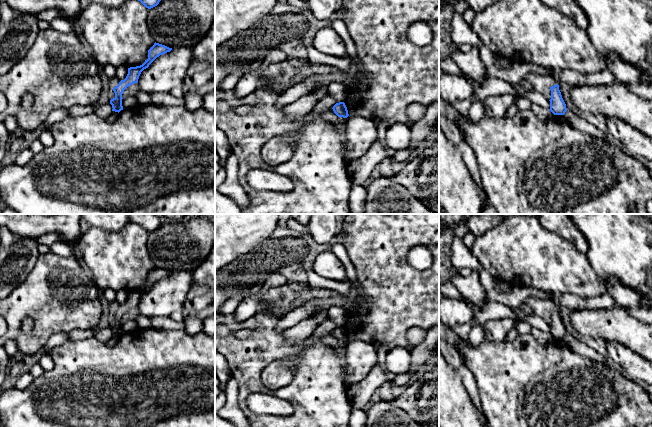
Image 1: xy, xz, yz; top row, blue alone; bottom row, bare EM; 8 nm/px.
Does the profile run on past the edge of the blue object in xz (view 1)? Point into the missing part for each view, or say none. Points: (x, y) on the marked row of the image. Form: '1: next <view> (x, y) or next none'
1: next none

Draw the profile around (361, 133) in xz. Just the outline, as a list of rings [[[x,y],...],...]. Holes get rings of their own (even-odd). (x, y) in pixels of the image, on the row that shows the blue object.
[[[348,116],[344,135],[344,160],[346,166],[362,157],[377,140],[377,124],[371,119]]]

